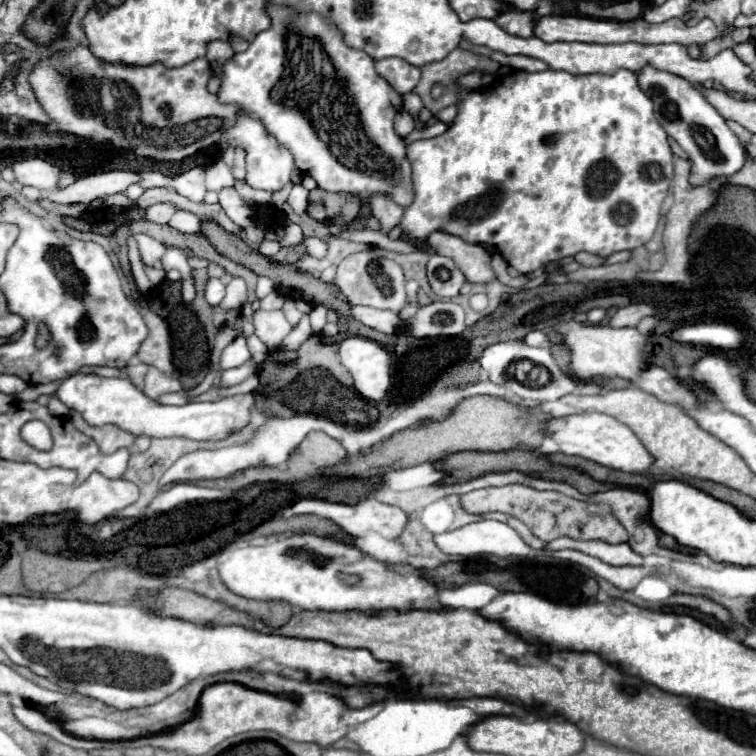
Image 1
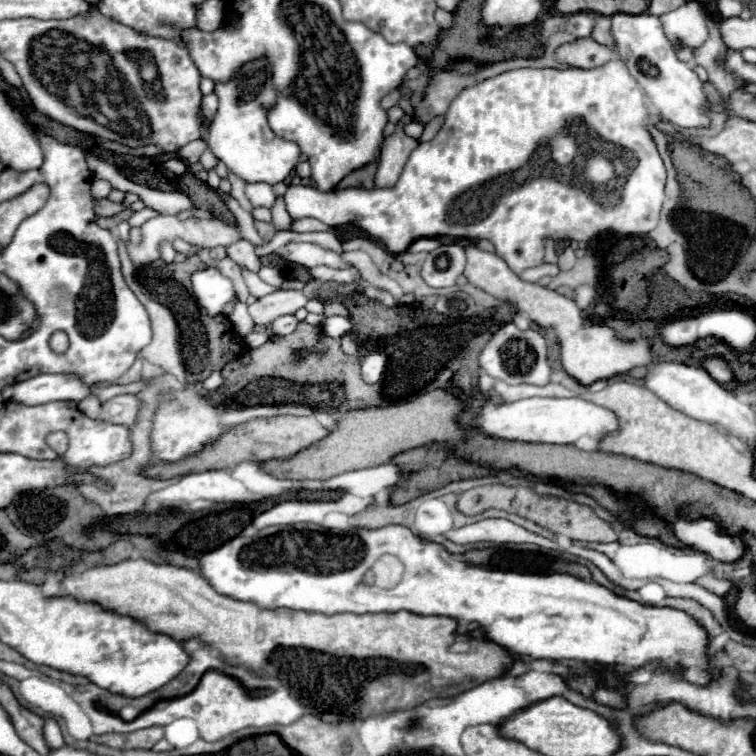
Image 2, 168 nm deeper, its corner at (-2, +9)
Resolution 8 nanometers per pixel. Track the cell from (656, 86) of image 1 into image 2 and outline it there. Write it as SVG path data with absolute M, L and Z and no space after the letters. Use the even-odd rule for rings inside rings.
M652 14L612 16L612 36L618 46L620 58L626 62L630 74L644 88L650 104L660 112L664 120L678 128L710 128L708 116L708 96L704 92L704 82L696 76L690 64L680 62L674 56L672 44L666 38L660 18Z

